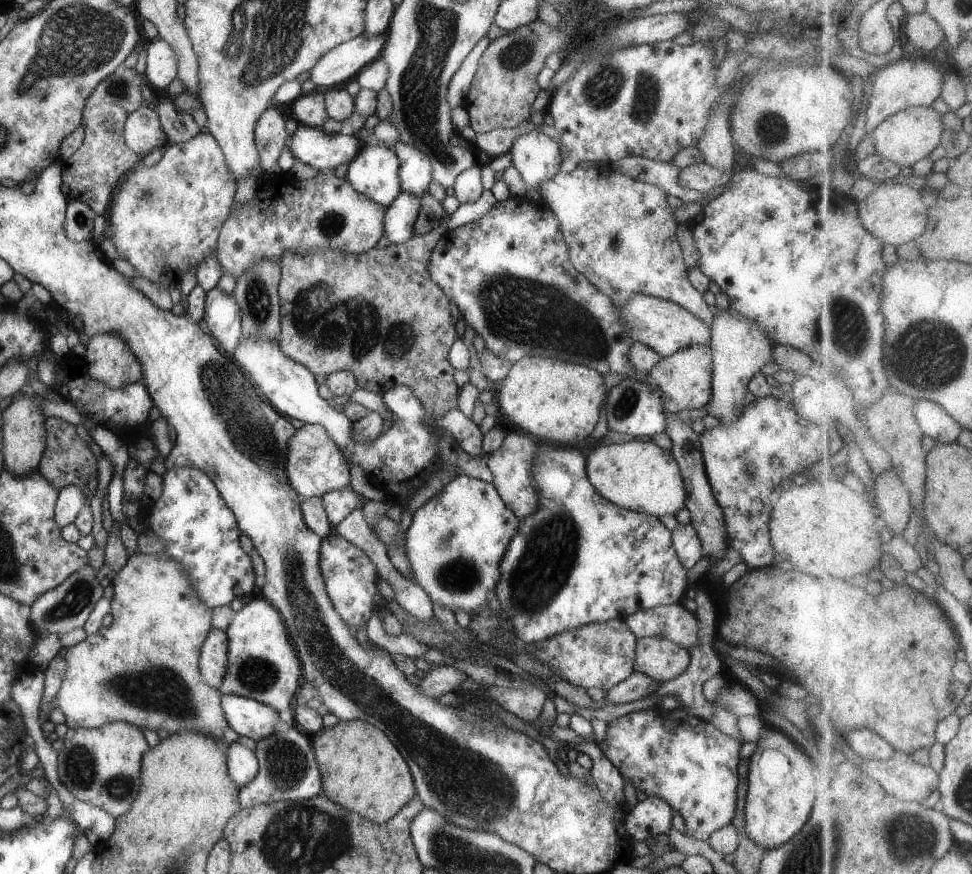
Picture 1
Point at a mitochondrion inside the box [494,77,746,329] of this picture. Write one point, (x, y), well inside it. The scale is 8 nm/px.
(615, 241)

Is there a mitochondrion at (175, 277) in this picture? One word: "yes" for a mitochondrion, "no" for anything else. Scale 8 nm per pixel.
no

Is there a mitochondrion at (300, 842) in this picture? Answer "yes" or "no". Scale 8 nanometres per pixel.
yes

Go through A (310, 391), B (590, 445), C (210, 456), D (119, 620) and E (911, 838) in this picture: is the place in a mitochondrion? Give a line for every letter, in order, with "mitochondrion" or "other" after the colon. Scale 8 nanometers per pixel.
A: other
B: other
C: other
D: other
E: mitochondrion

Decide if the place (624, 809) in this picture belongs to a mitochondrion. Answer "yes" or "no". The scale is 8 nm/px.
no

